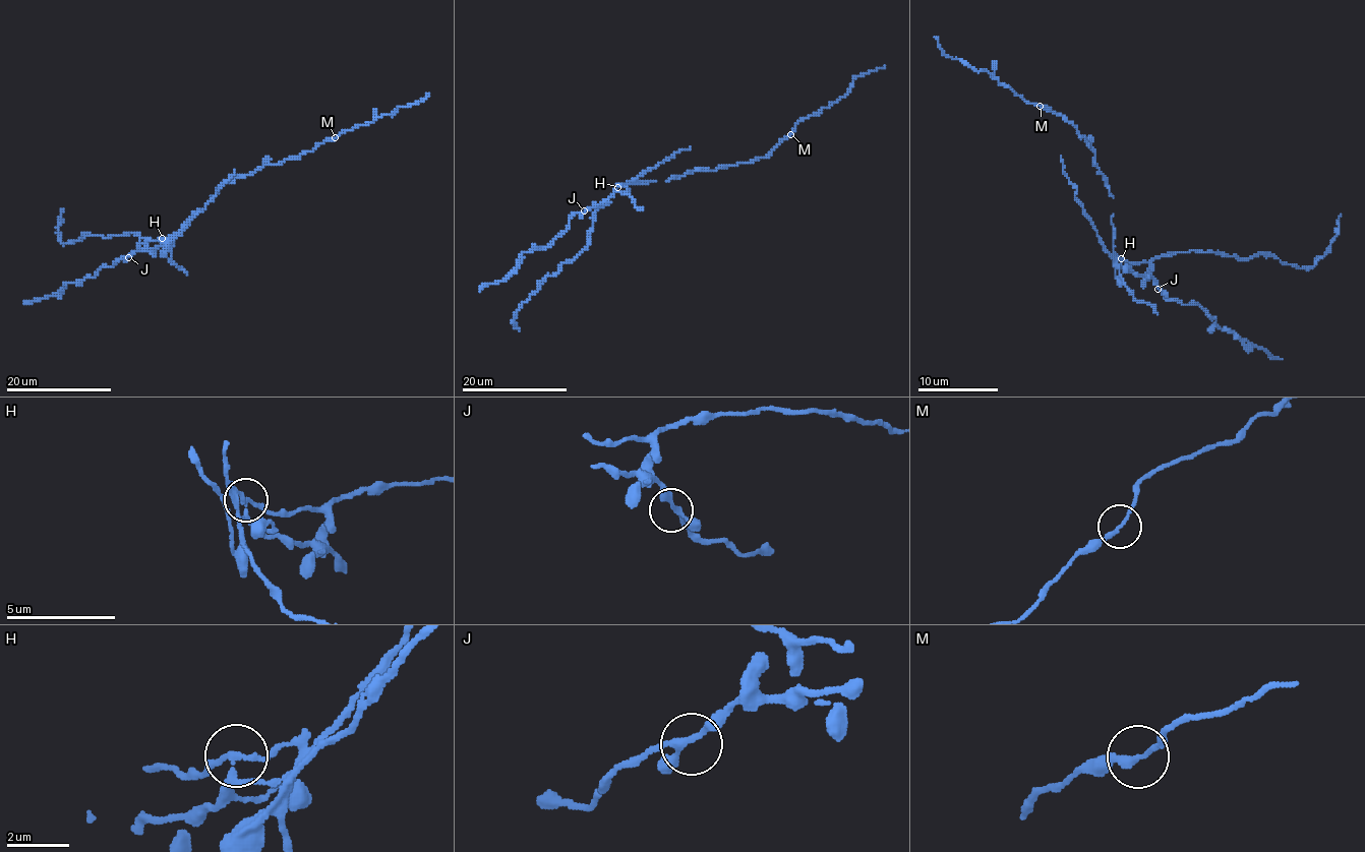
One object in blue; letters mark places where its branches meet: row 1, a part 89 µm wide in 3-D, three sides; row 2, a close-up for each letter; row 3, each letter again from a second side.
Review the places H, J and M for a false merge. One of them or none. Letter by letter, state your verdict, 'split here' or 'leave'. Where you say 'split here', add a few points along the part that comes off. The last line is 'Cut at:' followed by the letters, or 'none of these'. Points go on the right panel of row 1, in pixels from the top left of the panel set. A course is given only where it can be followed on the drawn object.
H: split here | (1121, 258), (1151, 262), (1191, 250), (1238, 258), (1274, 254), (1283, 262), (1310, 268), (1337, 234), (1341, 214)
J: leave
M: leave
Cut at: H

